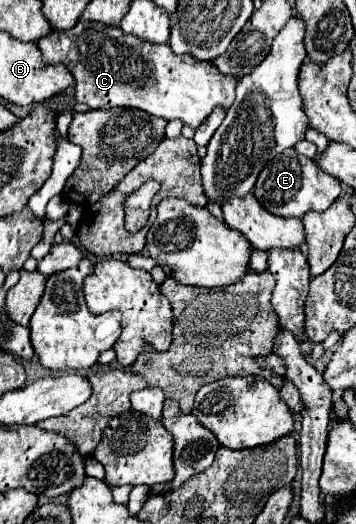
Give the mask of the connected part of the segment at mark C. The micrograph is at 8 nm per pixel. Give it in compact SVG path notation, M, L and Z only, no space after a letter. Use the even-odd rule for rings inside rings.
M78 21L68 31L54 31L48 37L36 41L42 51L44 61L50 65L62 63L76 79L76 101L86 103L90 109L102 107L134 107L142 109L154 117L164 119L180 119L184 125L196 129L216 105L230 107L234 103L234 87L238 83L232 75L222 75L214 63L198 61L192 55L176 55L168 43L152 45L142 39L134 39L134 35L124 35L120 27L106 27L102 23Z

